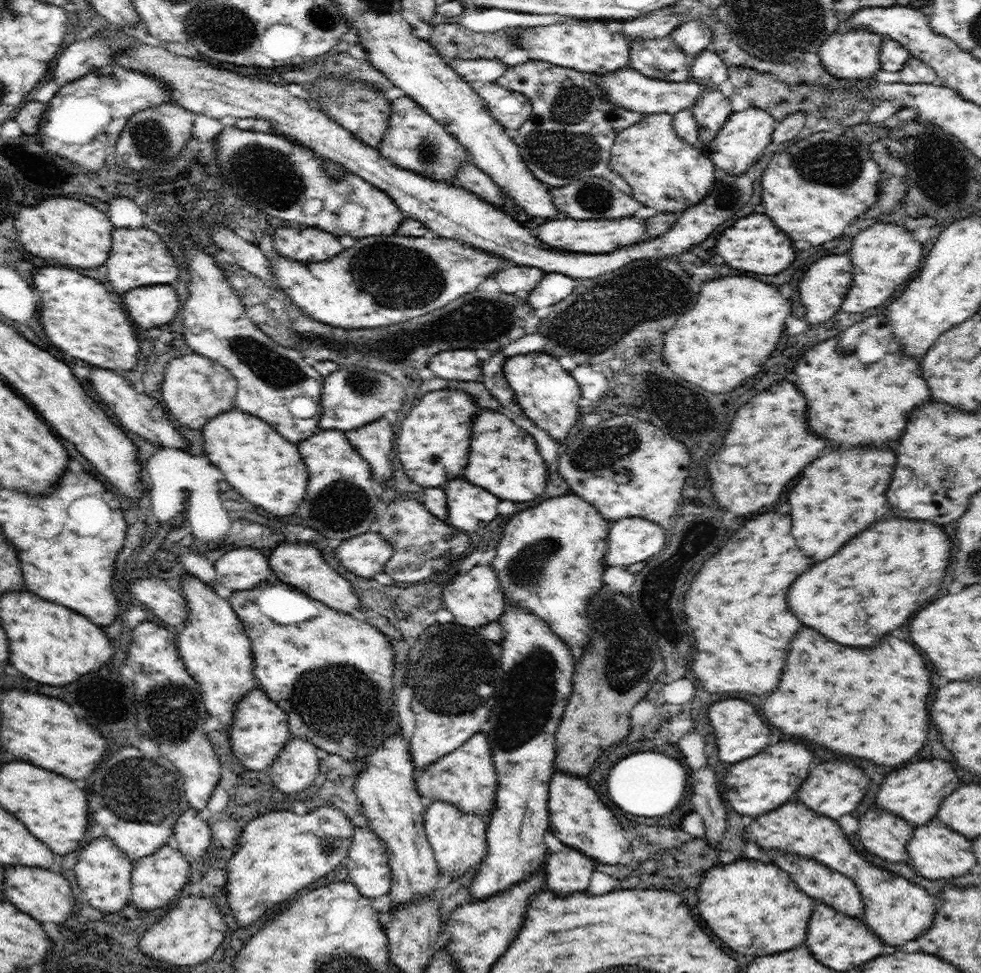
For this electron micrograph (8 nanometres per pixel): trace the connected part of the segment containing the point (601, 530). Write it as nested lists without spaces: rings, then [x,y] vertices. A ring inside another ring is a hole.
[[[568,494],[544,500],[542,504],[512,516],[502,540],[496,547],[497,551],[491,565],[500,581],[506,601],[528,608],[548,623],[569,649],[574,644],[581,649],[589,646],[592,621],[588,620],[587,607],[589,600],[605,585],[602,576],[607,568],[605,552],[608,550],[607,538],[610,528],[610,522],[606,522],[604,516],[600,516],[600,512],[596,512],[592,504],[574,494]]]

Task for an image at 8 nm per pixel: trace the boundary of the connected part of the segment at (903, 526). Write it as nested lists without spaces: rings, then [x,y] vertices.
[[[900,518],[880,520],[872,528],[860,532],[860,536],[854,536],[852,542],[844,544],[836,556],[800,574],[788,592],[788,606],[802,620],[802,624],[820,630],[834,642],[844,646],[876,646],[888,632],[920,612],[924,604],[938,592],[950,564],[950,550],[952,542],[948,534],[936,524]]]

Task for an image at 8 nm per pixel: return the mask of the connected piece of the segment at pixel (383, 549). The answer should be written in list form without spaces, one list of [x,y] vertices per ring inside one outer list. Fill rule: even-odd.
[[[374,530],[343,540],[336,548],[337,559],[346,570],[356,576],[370,578],[378,572],[385,572],[385,564],[393,555],[392,546]]]

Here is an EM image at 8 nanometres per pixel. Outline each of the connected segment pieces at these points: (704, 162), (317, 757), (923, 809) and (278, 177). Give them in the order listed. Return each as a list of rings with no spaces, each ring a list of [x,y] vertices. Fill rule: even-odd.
[[[647,114],[618,133],[611,148],[610,166],[632,187],[632,196],[660,212],[683,213],[702,202],[716,181],[713,162],[700,146],[682,140],[673,127],[673,115]]]
[[[291,737],[270,766],[272,782],[286,794],[309,787],[317,777],[322,753],[311,740]]]
[[[922,760],[916,764],[908,764],[902,770],[886,776],[882,788],[876,796],[878,806],[889,810],[893,815],[901,816],[912,826],[925,825],[936,818],[937,810],[943,800],[960,786],[960,778],[956,770],[944,760]]]
[[[234,125],[225,126],[213,142],[217,146],[217,163],[219,164],[220,173],[232,188],[234,194],[238,198],[249,202],[258,210],[286,221],[288,224],[316,226],[338,237],[348,234],[354,236],[354,238],[364,238],[364,236],[394,235],[406,218],[389,194],[362,179],[362,177],[350,173],[342,176],[342,179],[328,178],[328,174],[324,172],[325,164],[321,157],[312,149],[308,149],[289,136],[275,134],[272,131],[261,133],[242,130]],[[346,202],[348,202],[350,208],[348,208],[348,216],[342,218],[344,208],[341,208],[341,206],[346,206]]]

